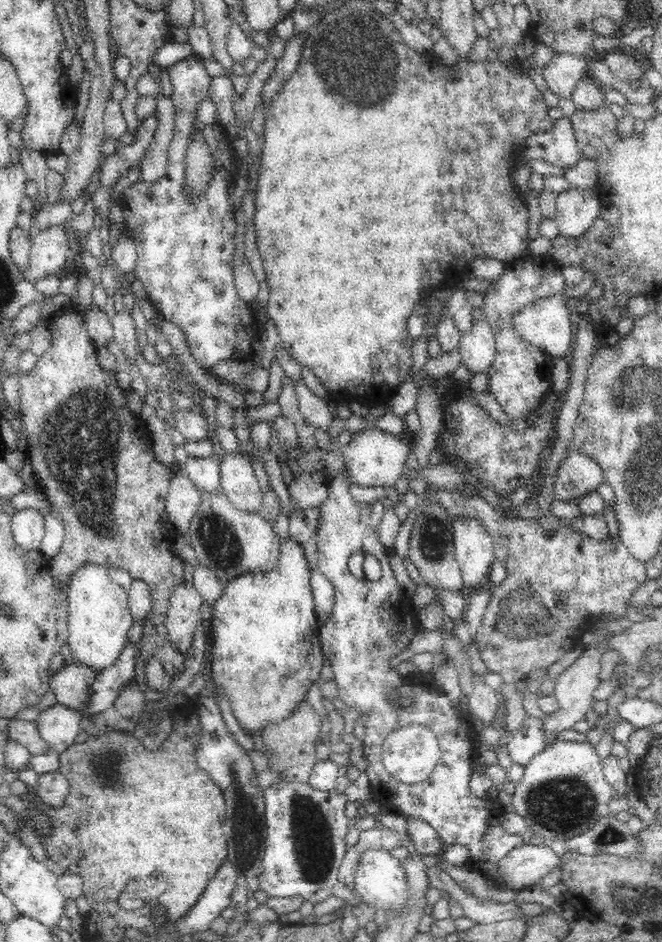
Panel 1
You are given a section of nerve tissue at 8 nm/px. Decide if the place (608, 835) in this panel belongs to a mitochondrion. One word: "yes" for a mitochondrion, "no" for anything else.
yes

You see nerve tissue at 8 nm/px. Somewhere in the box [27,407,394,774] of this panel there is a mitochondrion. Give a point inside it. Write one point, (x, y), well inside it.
(223, 548)

